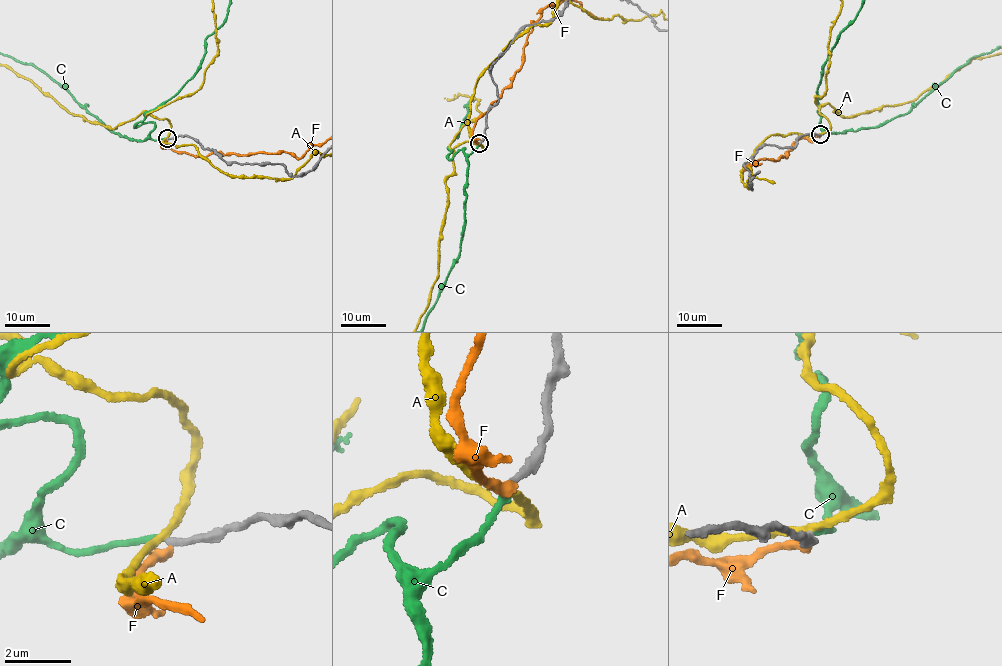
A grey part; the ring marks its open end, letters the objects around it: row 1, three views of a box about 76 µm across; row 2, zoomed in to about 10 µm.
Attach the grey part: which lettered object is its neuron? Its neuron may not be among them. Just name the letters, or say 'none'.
C

